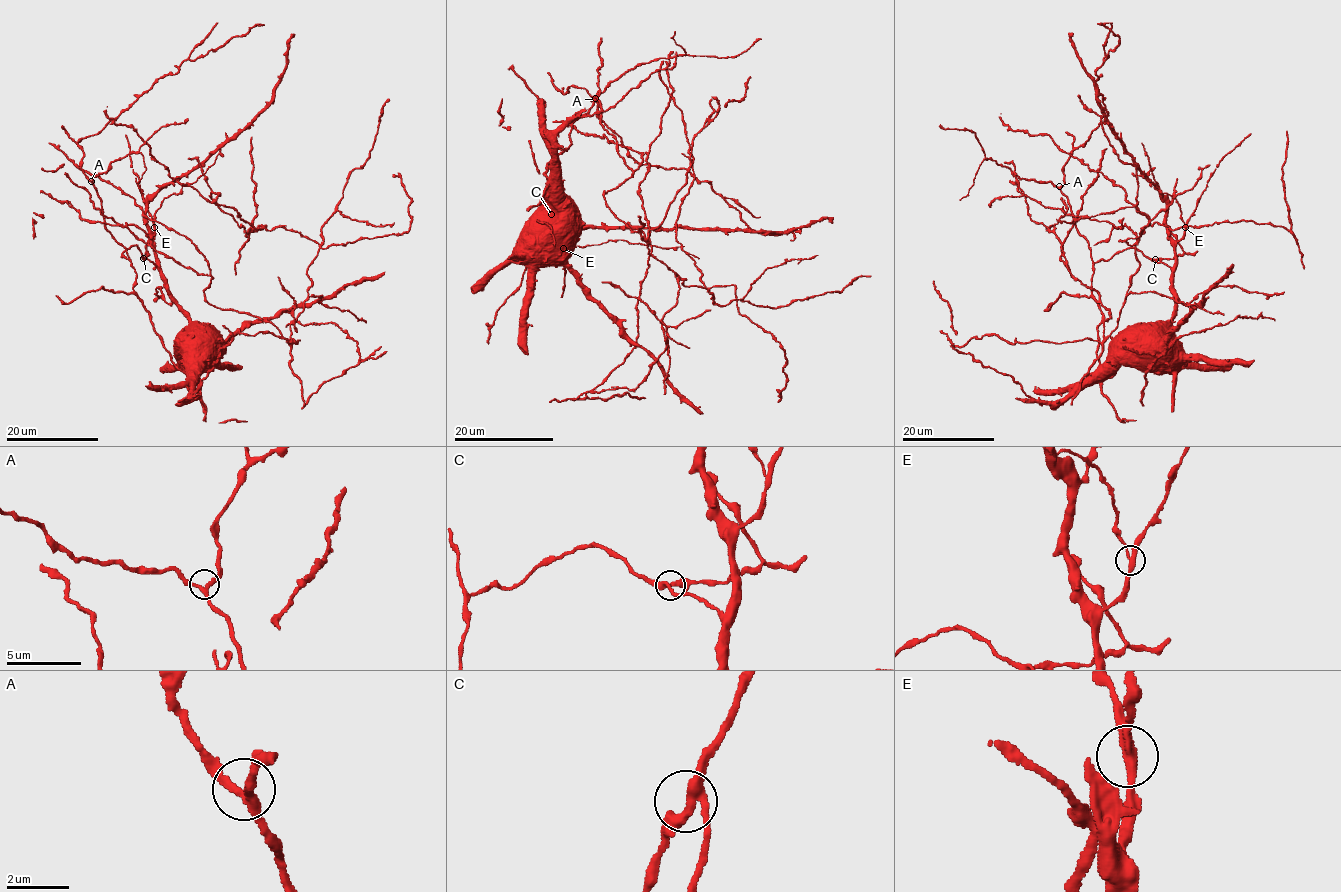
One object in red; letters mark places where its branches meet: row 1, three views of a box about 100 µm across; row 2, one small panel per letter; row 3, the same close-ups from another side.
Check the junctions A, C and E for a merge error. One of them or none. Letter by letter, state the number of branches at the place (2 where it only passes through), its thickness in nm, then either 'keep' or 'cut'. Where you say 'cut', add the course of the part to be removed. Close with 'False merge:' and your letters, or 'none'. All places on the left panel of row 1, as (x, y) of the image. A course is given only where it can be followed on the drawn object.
A: 3 | 240 nm | keep
C: 3 | 300 nm | keep
E: 3 | 280 nm | cut | (154, 227), (154, 212), (165, 198), (193, 183), (213, 164), (223, 144)
False merge: E

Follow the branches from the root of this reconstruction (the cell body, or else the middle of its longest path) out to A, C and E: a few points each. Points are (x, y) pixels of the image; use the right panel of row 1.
A: (1121, 343), (1120, 334), (1099, 373), (1101, 314), (1092, 293), (1092, 256), (1059, 186)
C: (1121, 343), (1123, 331), (1164, 323), (1170, 319), (1176, 307), (1171, 270), (1155, 259)
E: (1121, 343), (1123, 331), (1170, 319), (1176, 307), (1171, 277), (1174, 245), (1185, 227)

